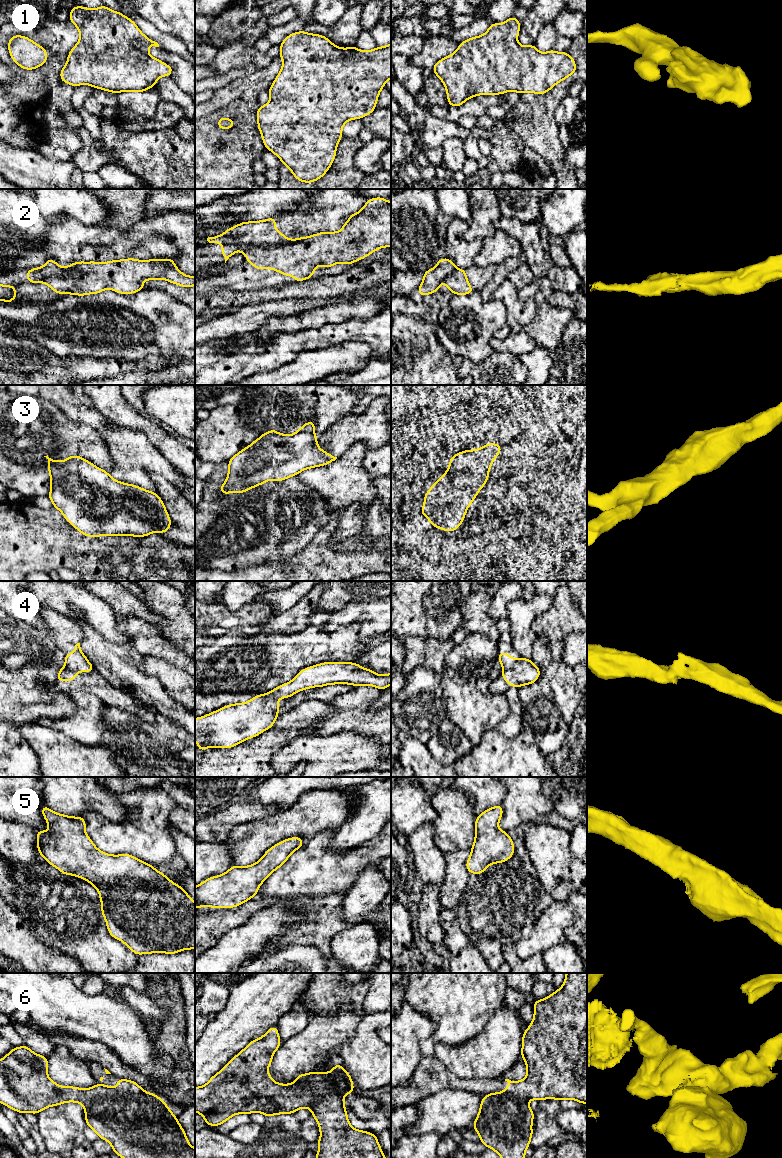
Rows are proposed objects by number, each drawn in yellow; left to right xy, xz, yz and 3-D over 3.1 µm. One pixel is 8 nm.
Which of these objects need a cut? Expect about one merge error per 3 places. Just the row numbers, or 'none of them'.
2, 4, 6

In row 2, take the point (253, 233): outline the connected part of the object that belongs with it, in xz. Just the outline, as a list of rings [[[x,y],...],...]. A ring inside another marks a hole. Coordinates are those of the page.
[[[275,216],[267,220],[241,222],[227,229],[219,236],[208,237],[209,243],[221,243],[221,254],[226,261],[236,251],[243,251],[249,246],[270,246],[286,239],[285,235],[275,229]]]

